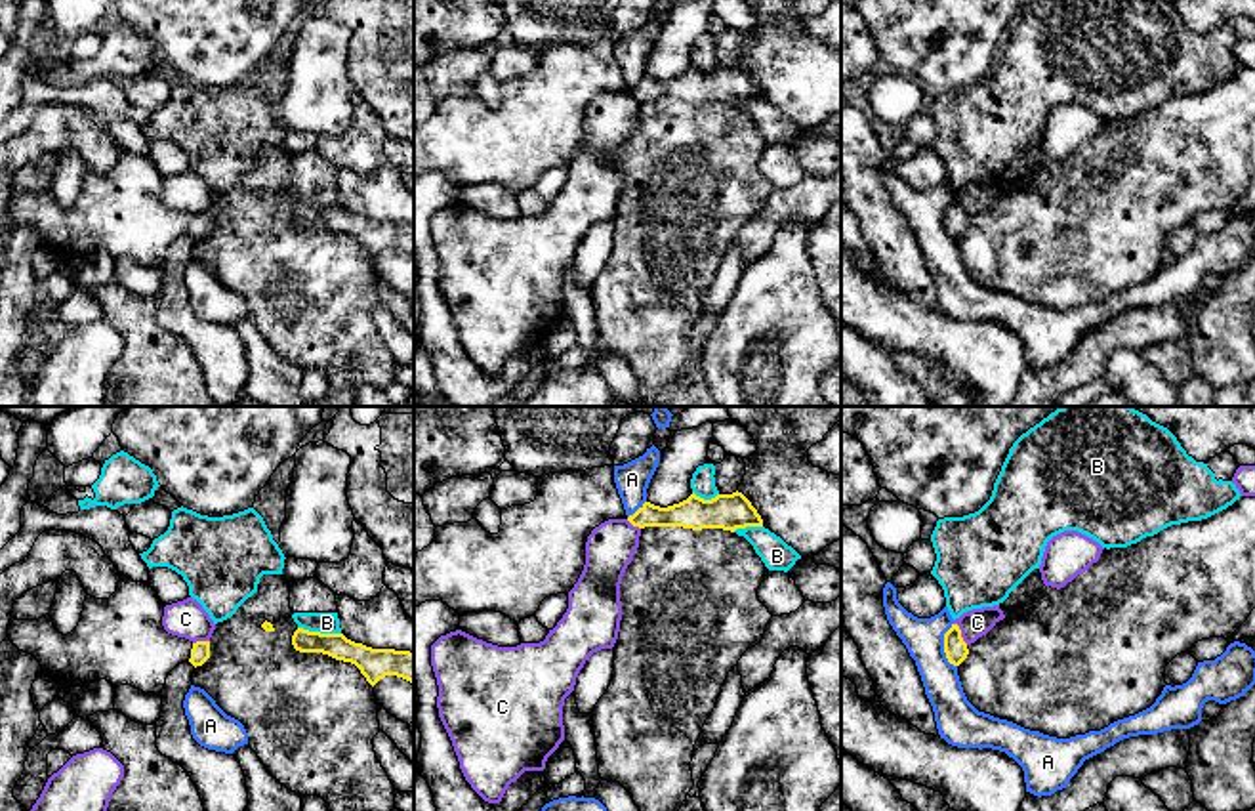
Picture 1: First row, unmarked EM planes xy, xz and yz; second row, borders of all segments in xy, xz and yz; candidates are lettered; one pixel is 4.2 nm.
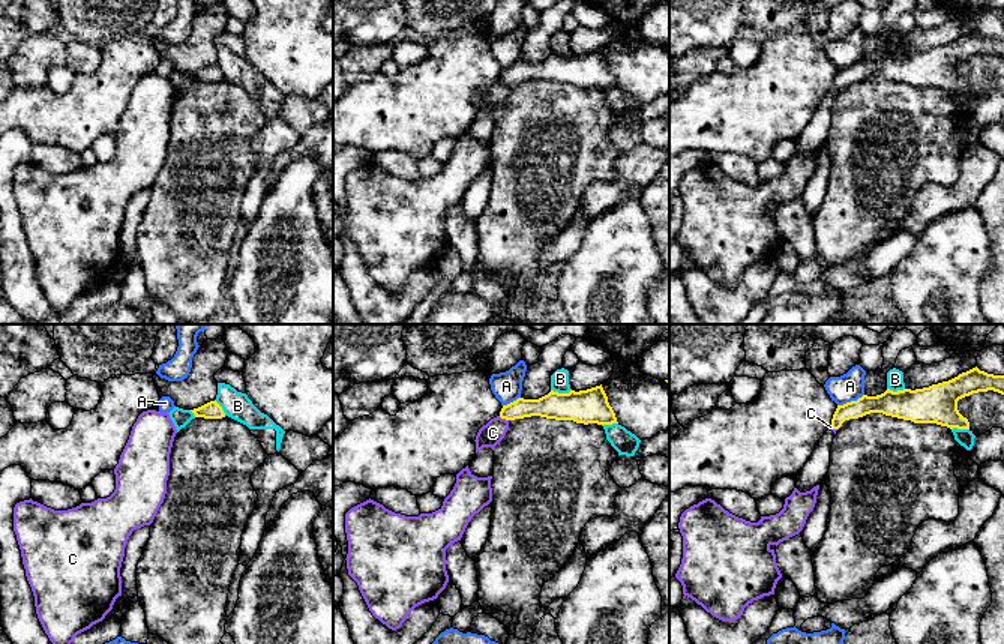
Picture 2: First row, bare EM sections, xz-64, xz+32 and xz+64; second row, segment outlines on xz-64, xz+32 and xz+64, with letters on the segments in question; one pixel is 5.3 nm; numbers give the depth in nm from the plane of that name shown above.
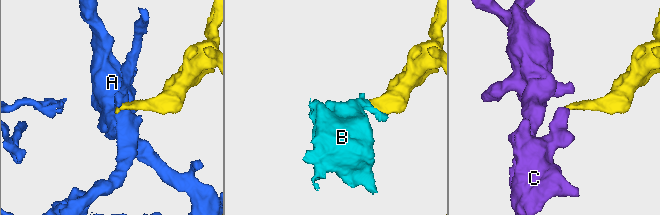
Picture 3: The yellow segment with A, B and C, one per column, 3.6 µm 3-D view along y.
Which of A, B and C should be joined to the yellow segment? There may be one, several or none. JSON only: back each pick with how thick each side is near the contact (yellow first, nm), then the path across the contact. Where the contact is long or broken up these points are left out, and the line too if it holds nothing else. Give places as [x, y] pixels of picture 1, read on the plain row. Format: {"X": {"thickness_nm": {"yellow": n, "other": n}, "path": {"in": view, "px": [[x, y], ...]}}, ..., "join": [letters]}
{"join": []}

